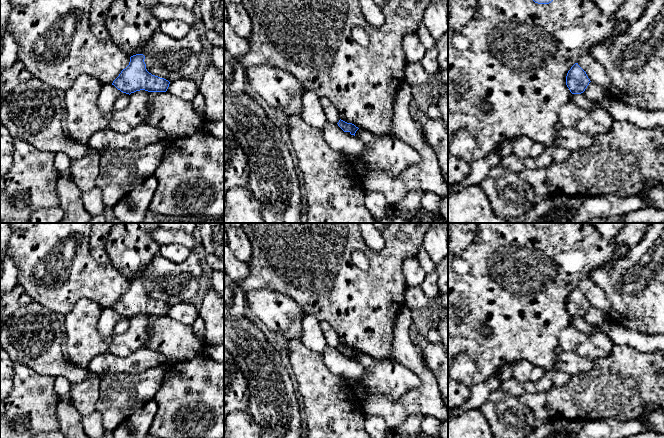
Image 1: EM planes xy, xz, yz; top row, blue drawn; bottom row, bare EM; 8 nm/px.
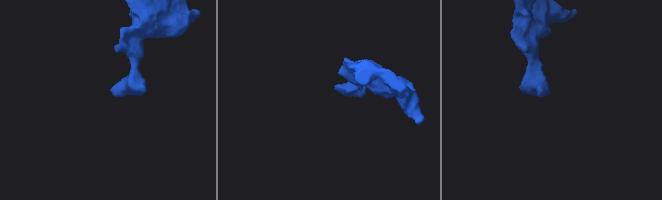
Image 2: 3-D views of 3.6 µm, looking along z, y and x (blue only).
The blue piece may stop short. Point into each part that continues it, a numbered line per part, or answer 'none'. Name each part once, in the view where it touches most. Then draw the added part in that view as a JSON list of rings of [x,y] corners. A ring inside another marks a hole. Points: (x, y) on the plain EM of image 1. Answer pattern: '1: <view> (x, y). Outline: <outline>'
none

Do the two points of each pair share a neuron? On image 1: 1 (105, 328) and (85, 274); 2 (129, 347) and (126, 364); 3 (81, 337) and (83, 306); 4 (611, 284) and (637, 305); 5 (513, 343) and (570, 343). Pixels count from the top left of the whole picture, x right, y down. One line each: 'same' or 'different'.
1: different
2: different
3: same
4: same
5: different

